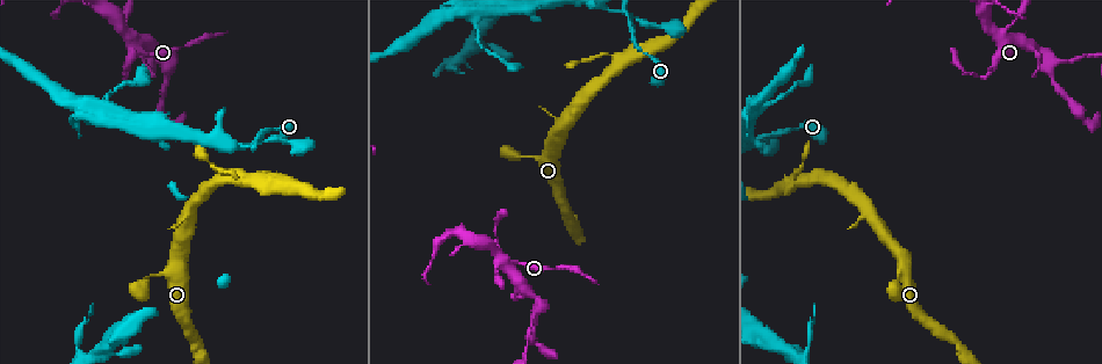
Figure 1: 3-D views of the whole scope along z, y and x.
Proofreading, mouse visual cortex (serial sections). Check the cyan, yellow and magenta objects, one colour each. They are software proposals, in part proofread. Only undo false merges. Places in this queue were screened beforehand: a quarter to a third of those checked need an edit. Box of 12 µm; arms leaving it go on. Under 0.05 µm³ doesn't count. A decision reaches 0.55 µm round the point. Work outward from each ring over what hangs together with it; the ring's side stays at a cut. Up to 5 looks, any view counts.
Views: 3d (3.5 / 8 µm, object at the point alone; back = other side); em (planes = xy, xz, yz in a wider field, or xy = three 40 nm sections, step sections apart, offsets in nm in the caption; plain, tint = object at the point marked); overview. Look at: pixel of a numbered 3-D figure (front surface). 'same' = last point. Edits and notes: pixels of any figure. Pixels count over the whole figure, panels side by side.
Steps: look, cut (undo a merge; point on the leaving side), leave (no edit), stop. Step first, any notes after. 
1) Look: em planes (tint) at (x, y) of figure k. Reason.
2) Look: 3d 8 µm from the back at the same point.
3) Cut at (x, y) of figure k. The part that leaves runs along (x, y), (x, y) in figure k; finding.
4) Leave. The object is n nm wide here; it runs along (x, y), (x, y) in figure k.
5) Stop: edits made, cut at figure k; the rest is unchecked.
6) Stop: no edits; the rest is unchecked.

Look: 3d 8 µm at (1001, 54) of figure 1. Four arms meet.

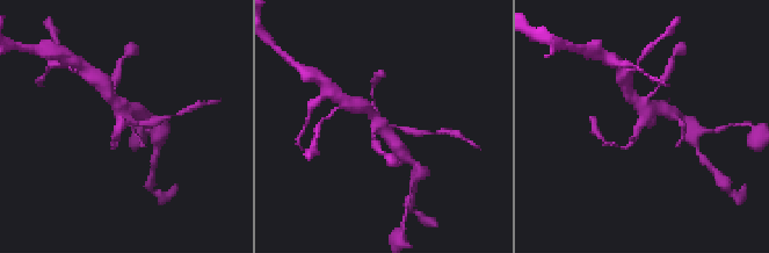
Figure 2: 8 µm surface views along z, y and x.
Look: 3d 3.5 µm at (640, 123) of figure 2.

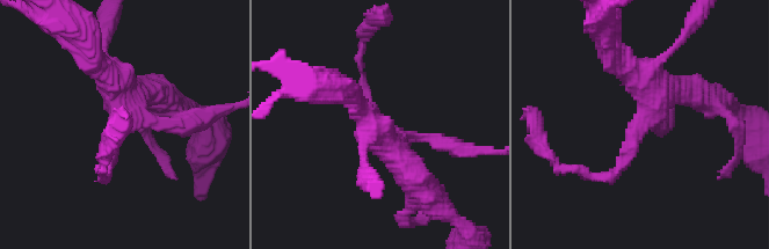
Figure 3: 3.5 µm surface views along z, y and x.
Look: em planes (tint) at (638, 126) of figure 3.

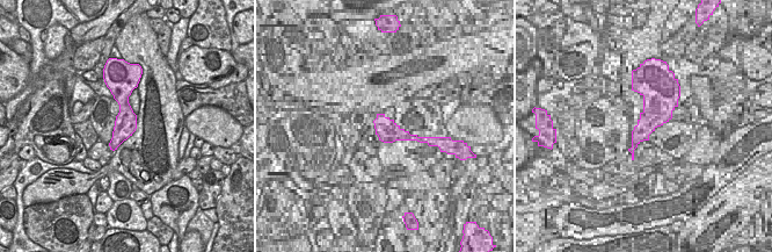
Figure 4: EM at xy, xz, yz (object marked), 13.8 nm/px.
Leave. It runs along (442, 144), (378, 126), (364, 79) in figure 3; one cell here.

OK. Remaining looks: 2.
Look: 3d 3.5 µm from the back at (762, 138) of figure 1. Arms run side by side.

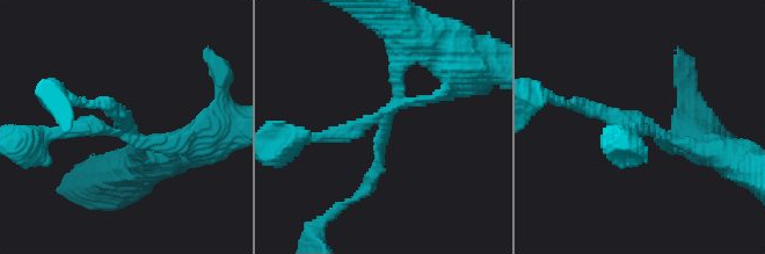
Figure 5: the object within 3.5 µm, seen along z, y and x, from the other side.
Look: em xy step 3 (tint) at (128, 123) of figure 5. 4 arms meet here; the arms are 150, 200, 200, 200 nm wide; now the EM.

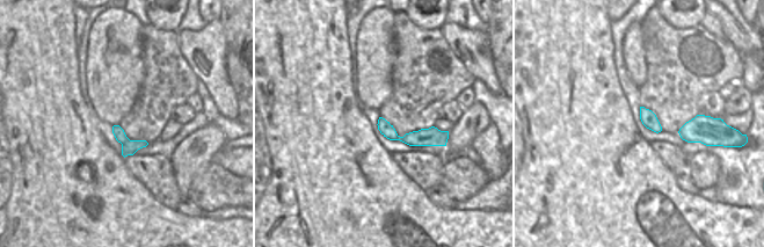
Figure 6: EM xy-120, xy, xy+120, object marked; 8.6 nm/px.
Leave. It runs along (362, 190), (391, 110), (441, 93) in figure 5; continuous, no second cell.

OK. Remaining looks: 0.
Stop: no edits; the rest is unchecked.

